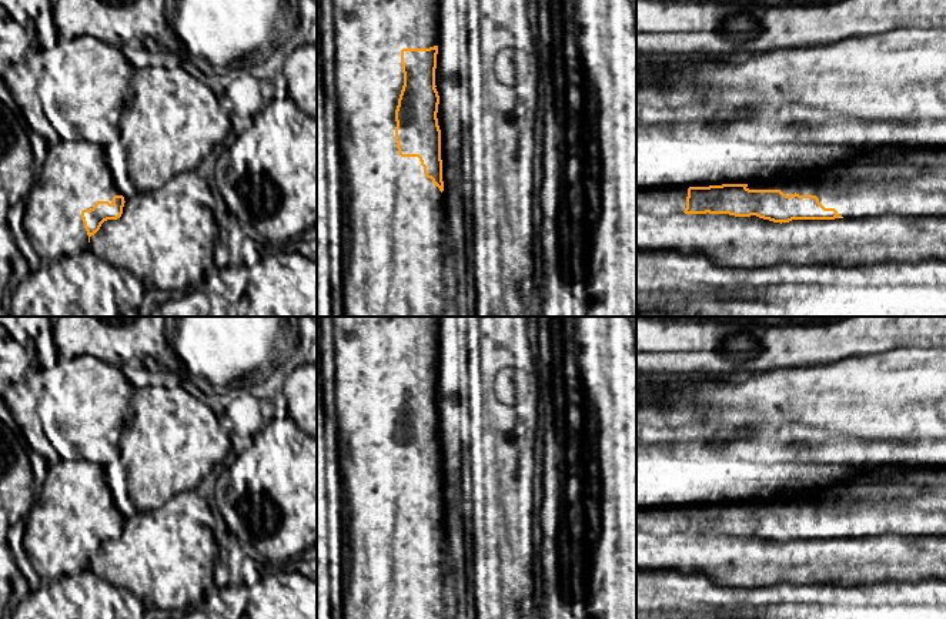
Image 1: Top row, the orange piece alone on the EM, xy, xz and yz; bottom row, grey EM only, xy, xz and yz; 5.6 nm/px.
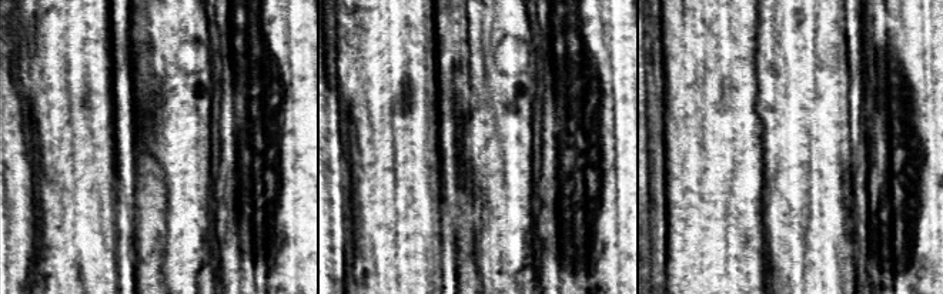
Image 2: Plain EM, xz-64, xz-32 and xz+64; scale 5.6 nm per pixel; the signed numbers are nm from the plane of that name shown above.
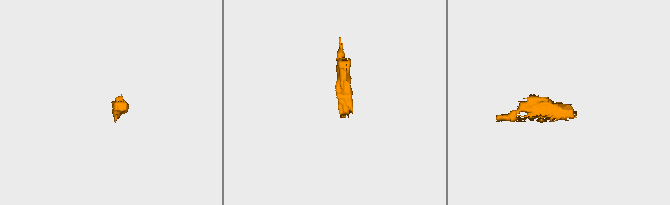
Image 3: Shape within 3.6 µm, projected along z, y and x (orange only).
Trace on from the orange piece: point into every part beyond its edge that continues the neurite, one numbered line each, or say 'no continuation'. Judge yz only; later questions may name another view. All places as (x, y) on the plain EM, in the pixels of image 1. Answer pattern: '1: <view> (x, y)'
1: yz (913, 504)

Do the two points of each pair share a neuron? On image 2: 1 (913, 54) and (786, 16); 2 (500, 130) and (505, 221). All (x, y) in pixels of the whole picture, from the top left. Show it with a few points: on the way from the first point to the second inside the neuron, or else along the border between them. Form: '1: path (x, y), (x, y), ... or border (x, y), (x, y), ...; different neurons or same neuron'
1: border (863, 23), (865, 73); different neurons
2: path (500, 153), (505, 180), (505, 199); same neuron

